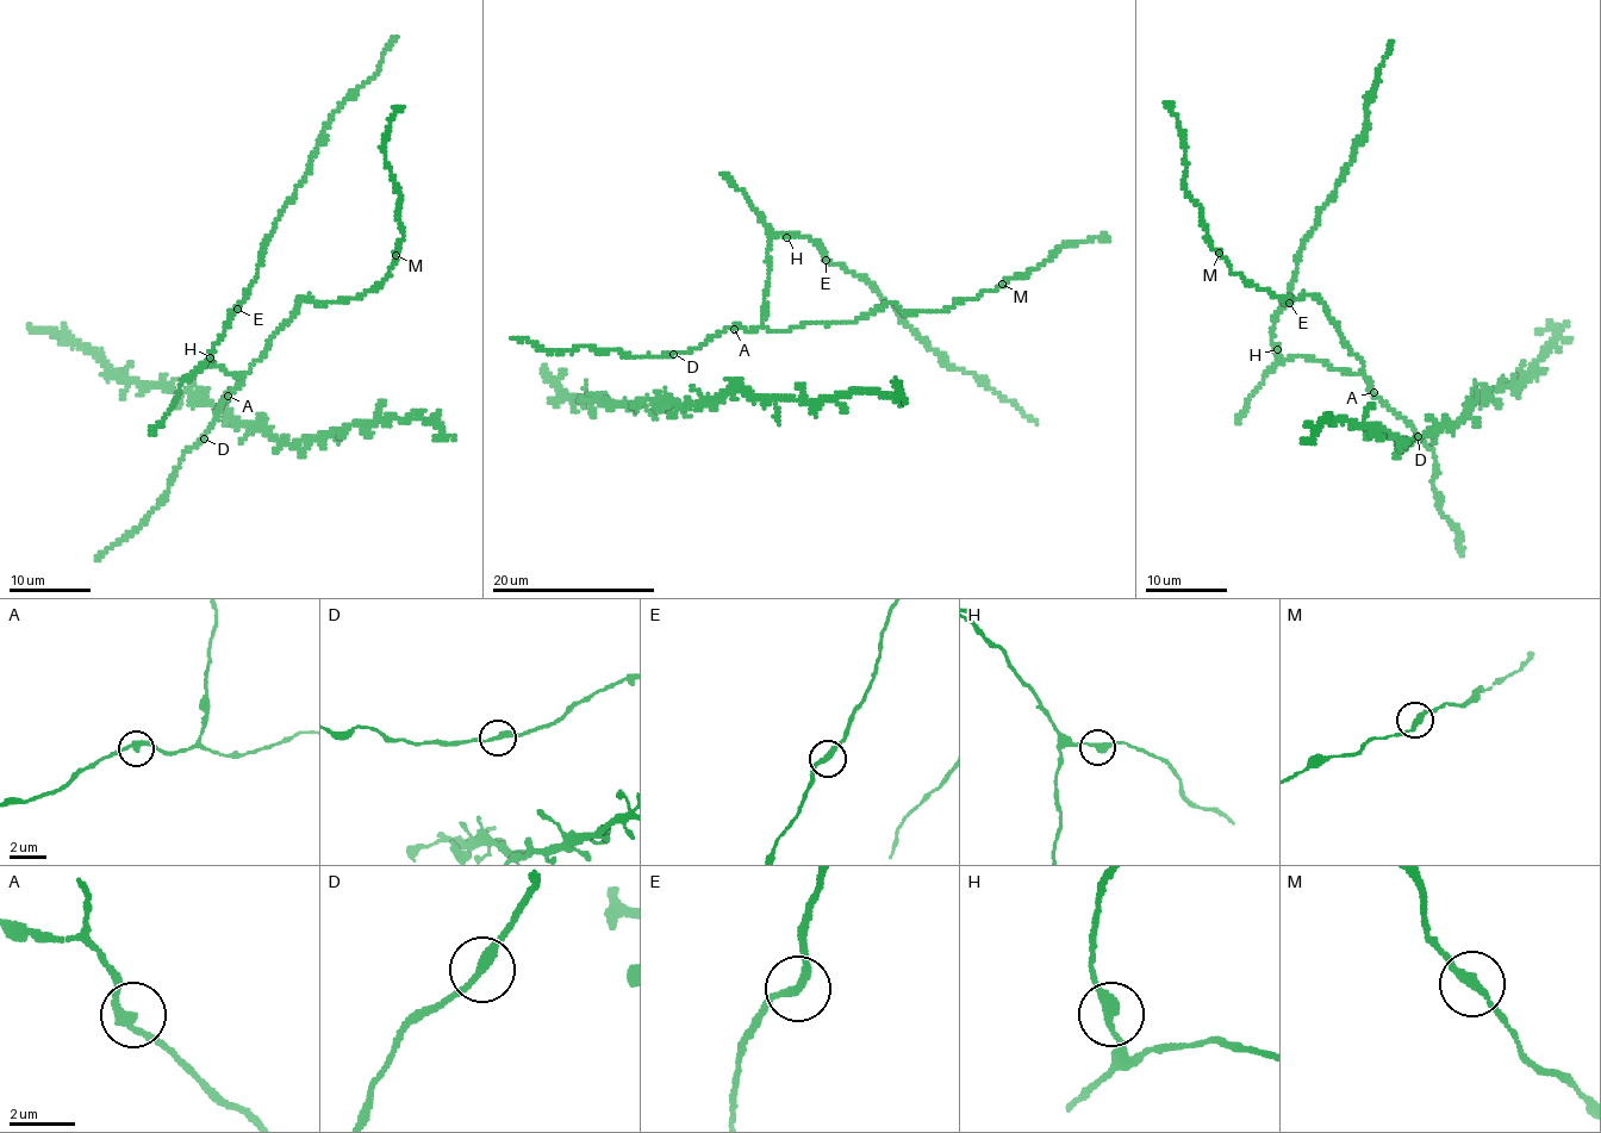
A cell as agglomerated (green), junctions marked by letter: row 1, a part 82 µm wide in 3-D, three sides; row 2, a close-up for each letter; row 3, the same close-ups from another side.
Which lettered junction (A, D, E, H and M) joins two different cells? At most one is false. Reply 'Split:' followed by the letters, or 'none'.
Split: none

